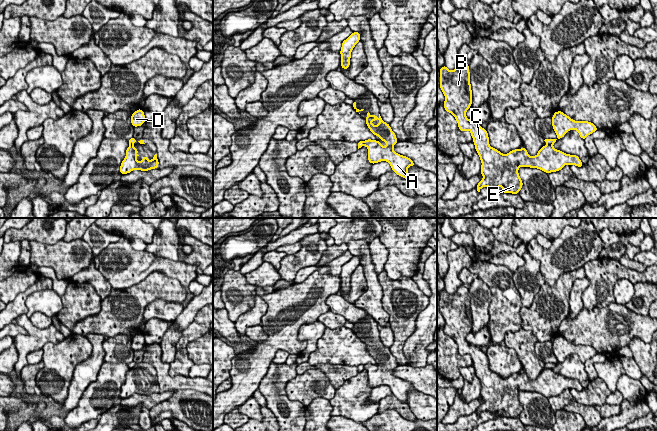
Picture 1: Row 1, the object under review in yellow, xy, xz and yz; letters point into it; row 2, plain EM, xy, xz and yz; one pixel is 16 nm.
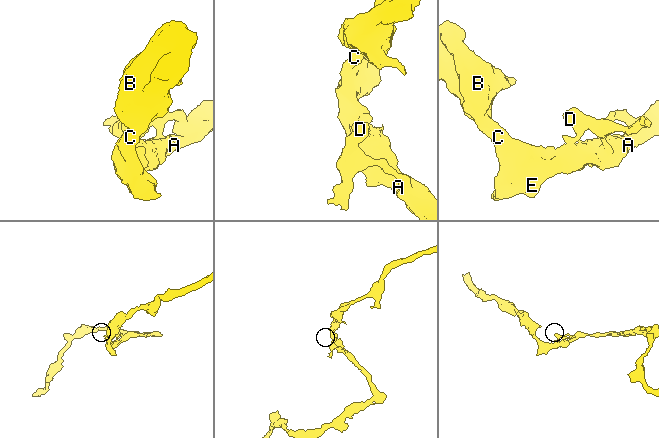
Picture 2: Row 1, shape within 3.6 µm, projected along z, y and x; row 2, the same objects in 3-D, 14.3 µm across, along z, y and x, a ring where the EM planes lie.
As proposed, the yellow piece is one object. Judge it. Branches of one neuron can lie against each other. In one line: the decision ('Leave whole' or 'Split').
Split

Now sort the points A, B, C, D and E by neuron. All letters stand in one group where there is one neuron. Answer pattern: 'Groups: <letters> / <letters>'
Groups: A B C E / D

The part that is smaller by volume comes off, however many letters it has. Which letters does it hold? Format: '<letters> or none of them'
D

